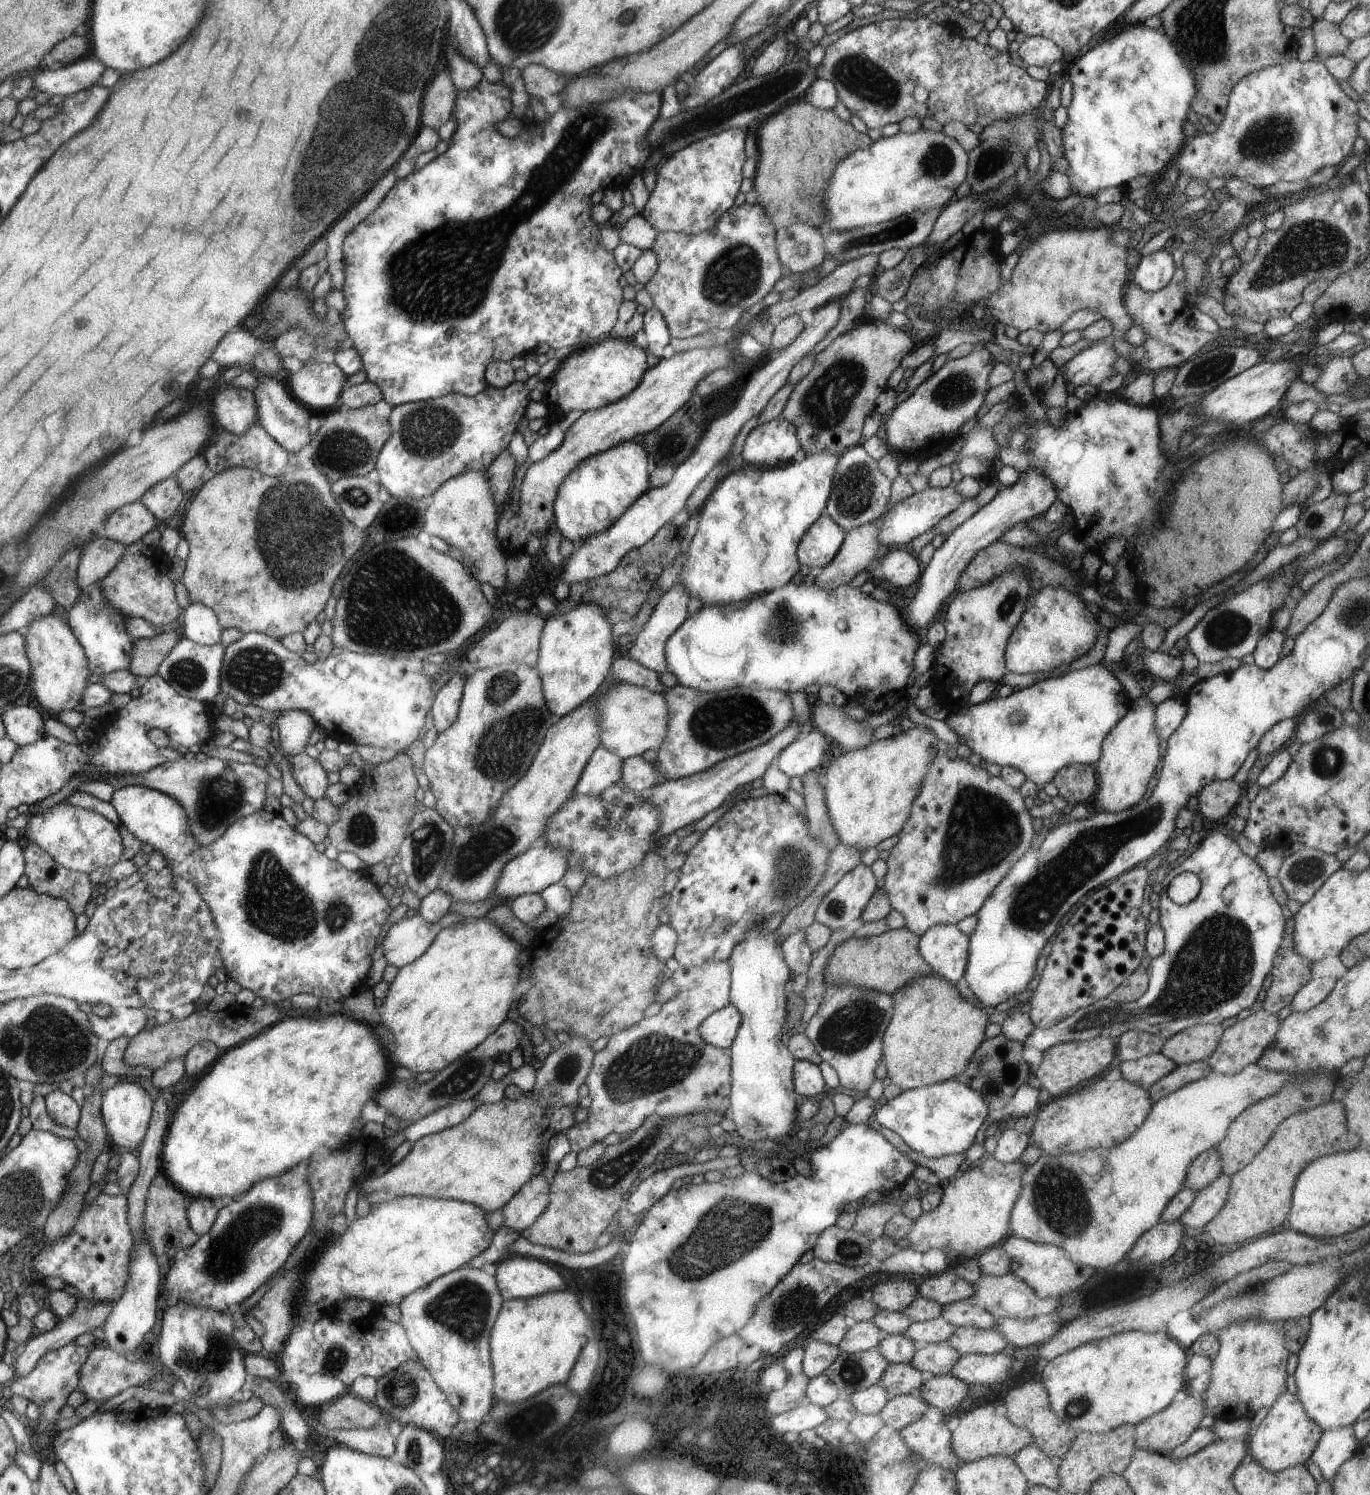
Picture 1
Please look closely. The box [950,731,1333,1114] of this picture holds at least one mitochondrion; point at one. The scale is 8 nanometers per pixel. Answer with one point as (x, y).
(1214, 966)

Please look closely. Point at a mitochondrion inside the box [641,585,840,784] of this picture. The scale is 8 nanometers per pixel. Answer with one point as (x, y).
(719, 723)

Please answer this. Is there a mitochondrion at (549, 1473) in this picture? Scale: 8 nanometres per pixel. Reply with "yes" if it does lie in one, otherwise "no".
no

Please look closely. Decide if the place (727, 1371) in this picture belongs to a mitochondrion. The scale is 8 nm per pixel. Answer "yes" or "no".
no

